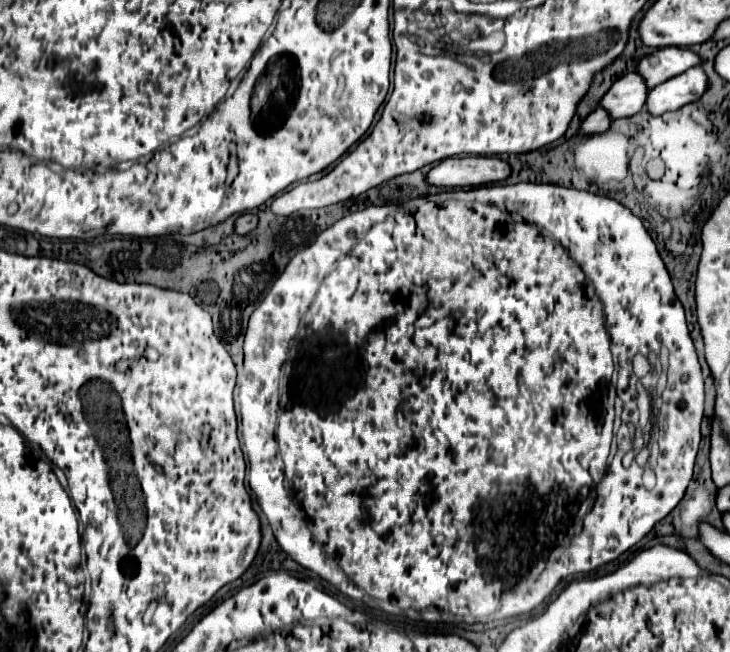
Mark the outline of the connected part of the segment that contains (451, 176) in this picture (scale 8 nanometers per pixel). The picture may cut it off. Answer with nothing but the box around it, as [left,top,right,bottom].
[427,156,511,188]

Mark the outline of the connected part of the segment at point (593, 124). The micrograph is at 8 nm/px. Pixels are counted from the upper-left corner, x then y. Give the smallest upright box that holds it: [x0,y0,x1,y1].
[581,108,611,134]

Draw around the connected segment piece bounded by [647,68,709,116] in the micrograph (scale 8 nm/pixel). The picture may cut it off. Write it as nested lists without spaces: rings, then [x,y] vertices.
[[[691,68],[655,86],[647,98],[647,110],[653,116],[669,110],[679,110],[681,106],[699,100],[707,90],[707,84],[707,74],[701,68]]]

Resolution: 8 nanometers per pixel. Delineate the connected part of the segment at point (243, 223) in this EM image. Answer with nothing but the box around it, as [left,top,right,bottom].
[235,214,259,234]

